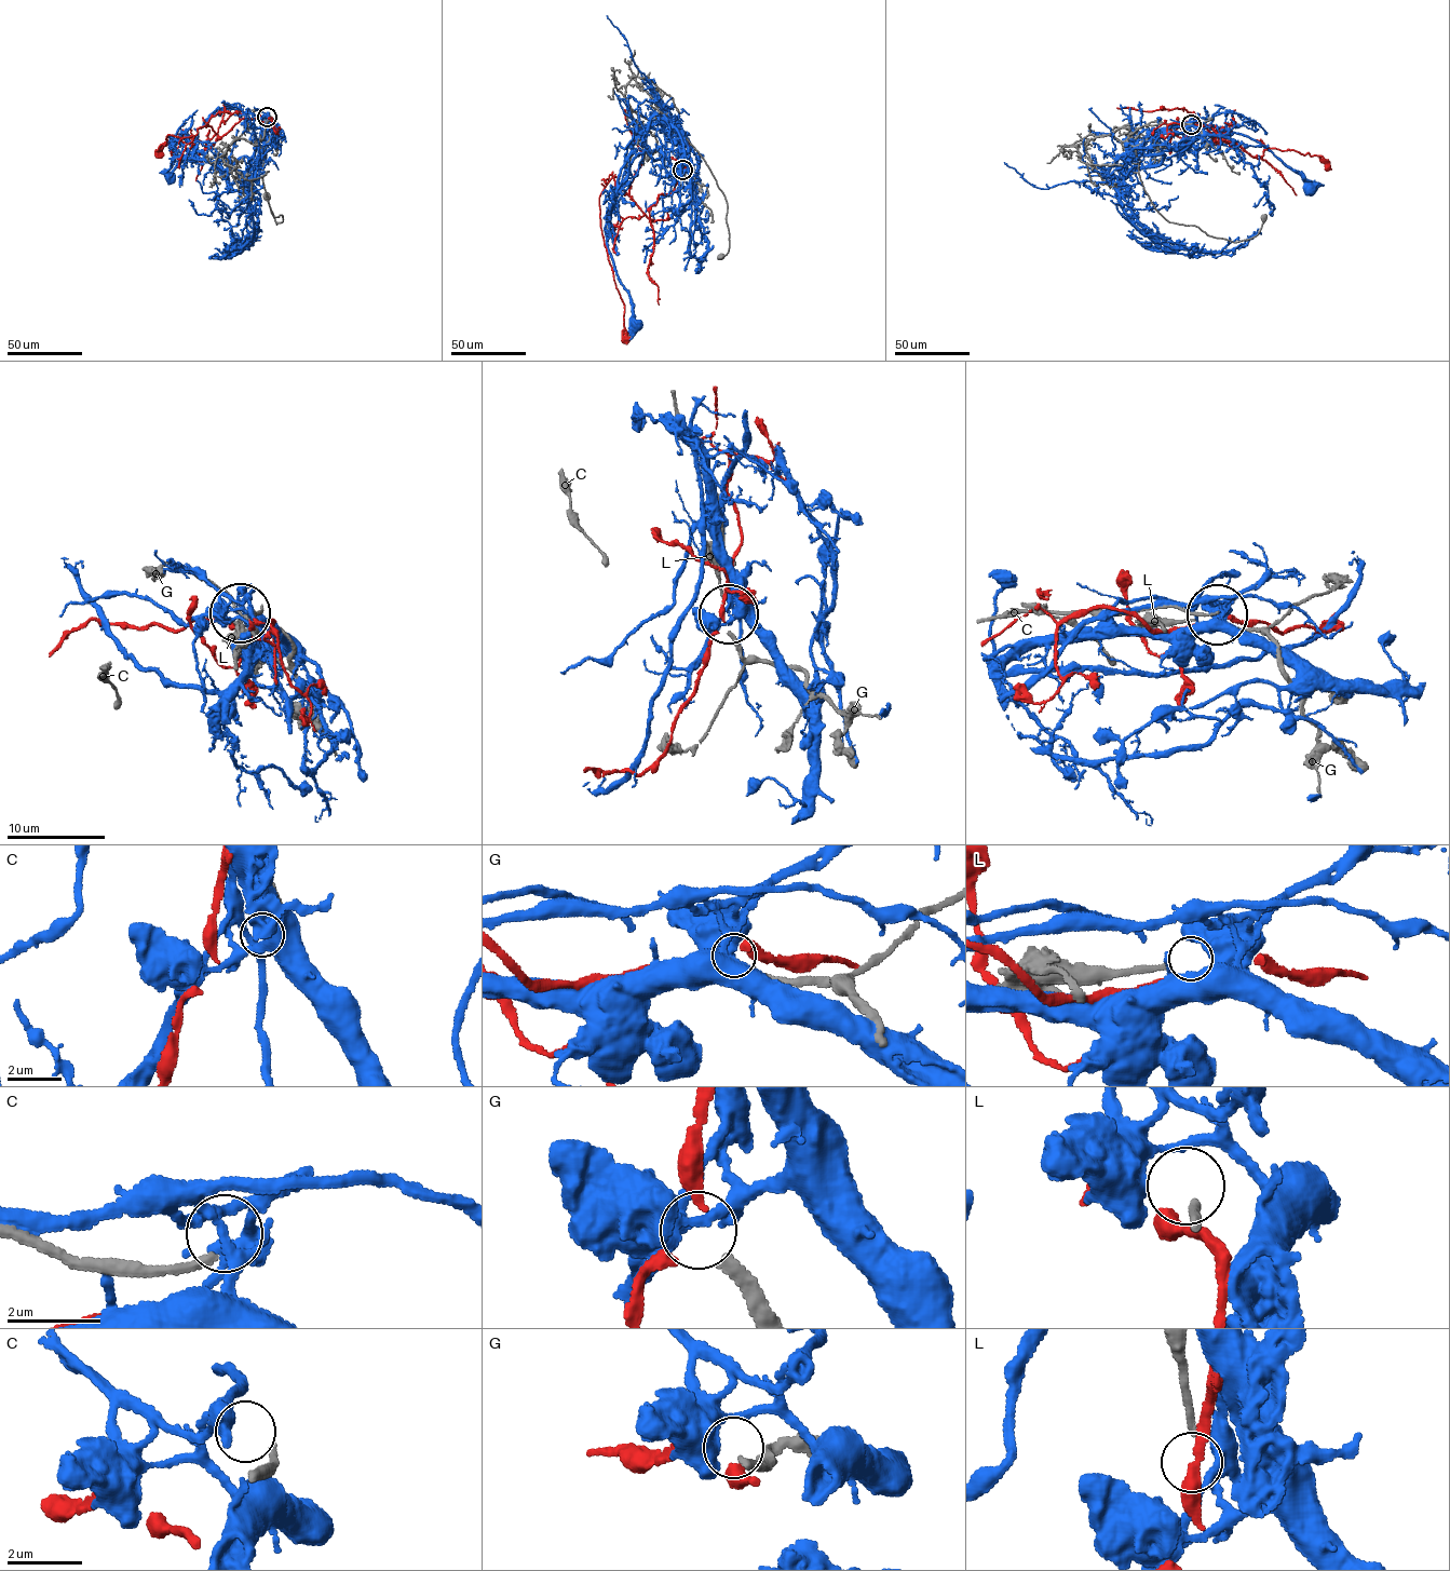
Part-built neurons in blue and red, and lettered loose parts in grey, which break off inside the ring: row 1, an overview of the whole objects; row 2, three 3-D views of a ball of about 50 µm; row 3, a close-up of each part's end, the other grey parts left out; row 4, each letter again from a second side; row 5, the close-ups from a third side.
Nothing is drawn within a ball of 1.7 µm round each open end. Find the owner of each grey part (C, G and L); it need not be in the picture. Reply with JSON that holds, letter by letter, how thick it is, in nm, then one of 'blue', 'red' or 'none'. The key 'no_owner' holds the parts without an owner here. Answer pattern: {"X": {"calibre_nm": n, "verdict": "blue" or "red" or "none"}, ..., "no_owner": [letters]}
{"C": {"calibre_nm": 160, "verdict": "none"}, "G": {"calibre_nm": 240, "verdict": "red"}, "L": {"calibre_nm": 190, "verdict": "none"}, "no_owner": ["C", "L"]}

